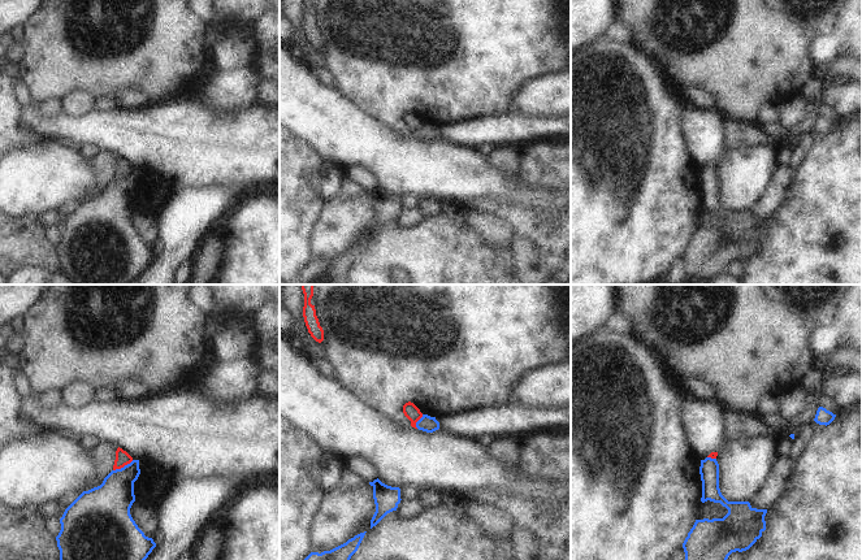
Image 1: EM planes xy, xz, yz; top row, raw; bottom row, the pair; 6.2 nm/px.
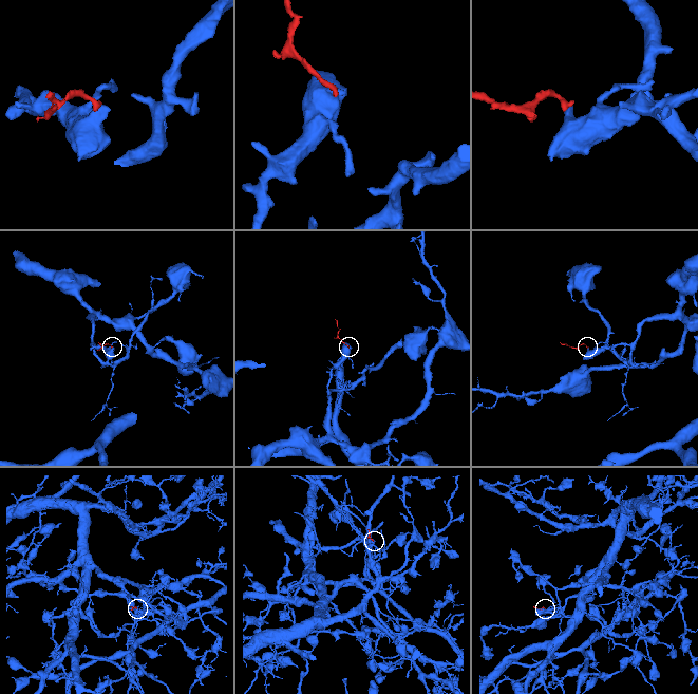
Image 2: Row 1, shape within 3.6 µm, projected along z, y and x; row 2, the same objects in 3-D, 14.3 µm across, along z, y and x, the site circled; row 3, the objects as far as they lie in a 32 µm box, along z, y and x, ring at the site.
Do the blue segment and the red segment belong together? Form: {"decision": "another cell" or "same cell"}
{"decision": "another cell"}

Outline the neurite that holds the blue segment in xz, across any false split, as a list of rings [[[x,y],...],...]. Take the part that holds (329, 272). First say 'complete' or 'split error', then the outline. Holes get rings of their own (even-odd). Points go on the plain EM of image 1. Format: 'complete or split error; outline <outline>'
complete; outline [[[365,242],[355,244],[330,260],[311,261],[294,279],[280,285],[343,285]]]

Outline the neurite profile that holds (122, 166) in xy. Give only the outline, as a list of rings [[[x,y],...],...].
[[[118,156],[116,160],[113,179],[121,178],[125,174],[130,173],[131,170],[133,170],[133,166],[126,160]]]

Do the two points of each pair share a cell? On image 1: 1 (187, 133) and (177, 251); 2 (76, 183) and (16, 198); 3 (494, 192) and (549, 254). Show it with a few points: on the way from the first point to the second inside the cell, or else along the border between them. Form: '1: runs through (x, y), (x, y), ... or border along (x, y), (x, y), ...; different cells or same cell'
1: border along (212, 185), (173, 190); different cells
2: runs through (61, 183), (30, 183); same cell
3: border along (472, 203), (510, 200), (520, 202), (532, 208); different cells

